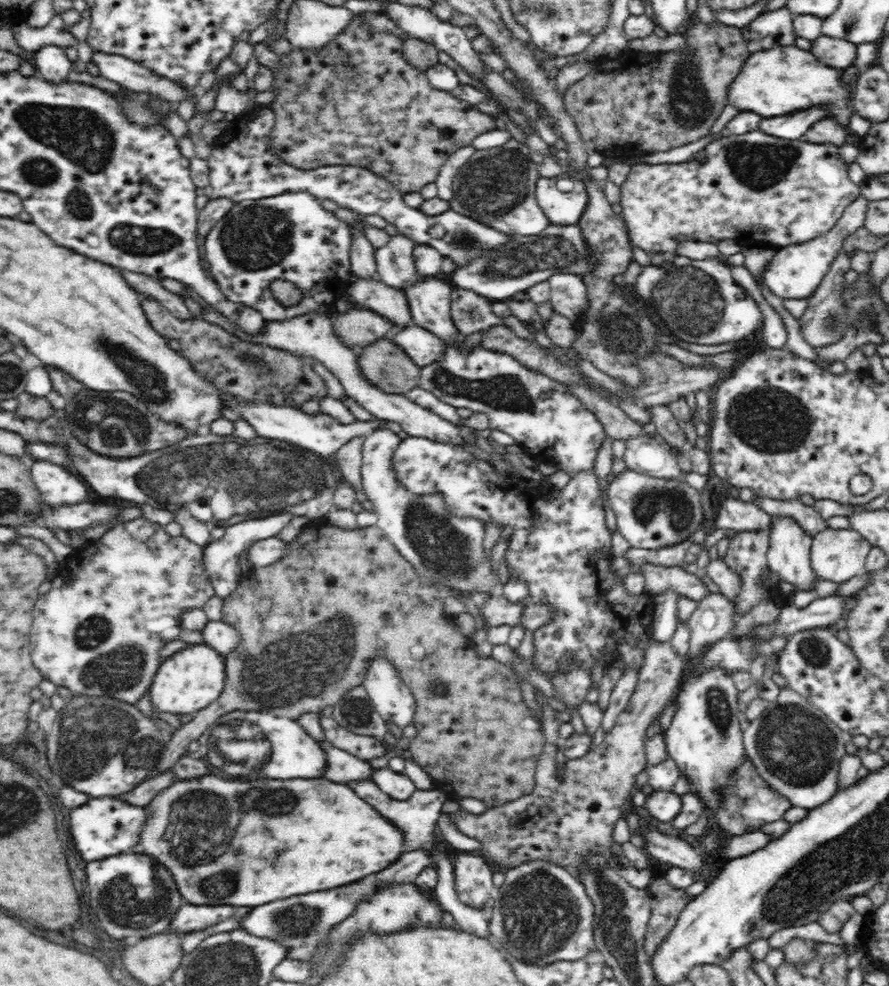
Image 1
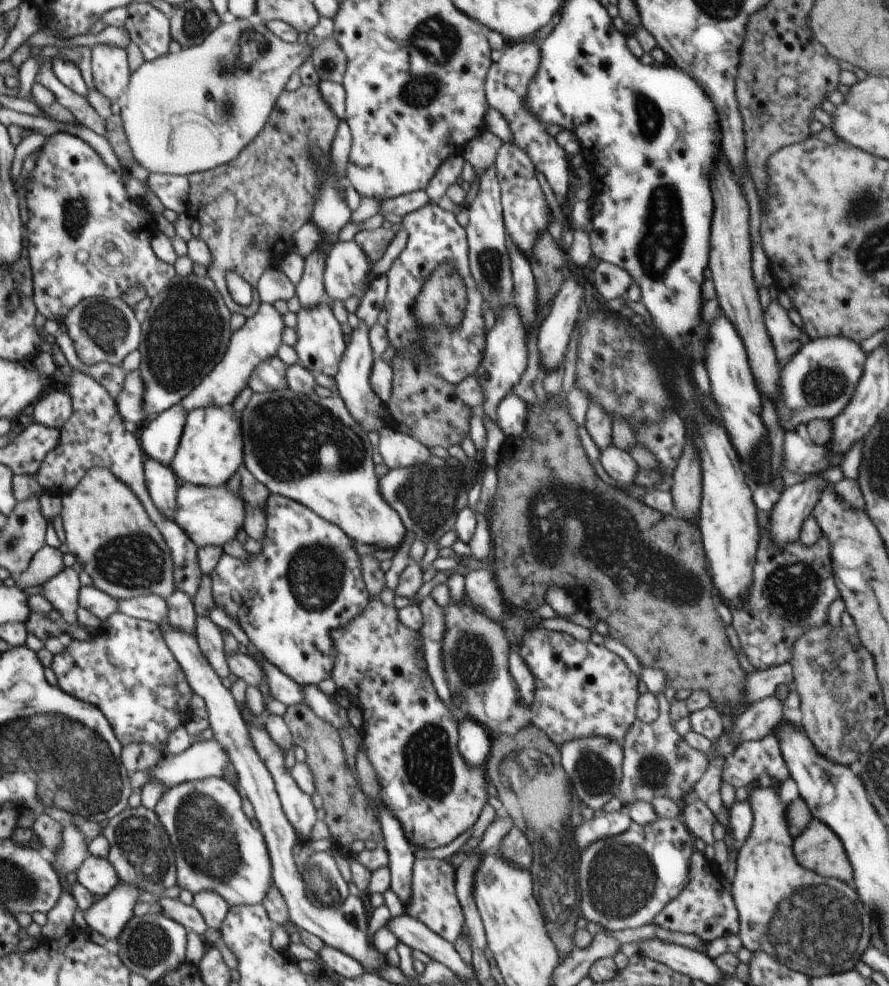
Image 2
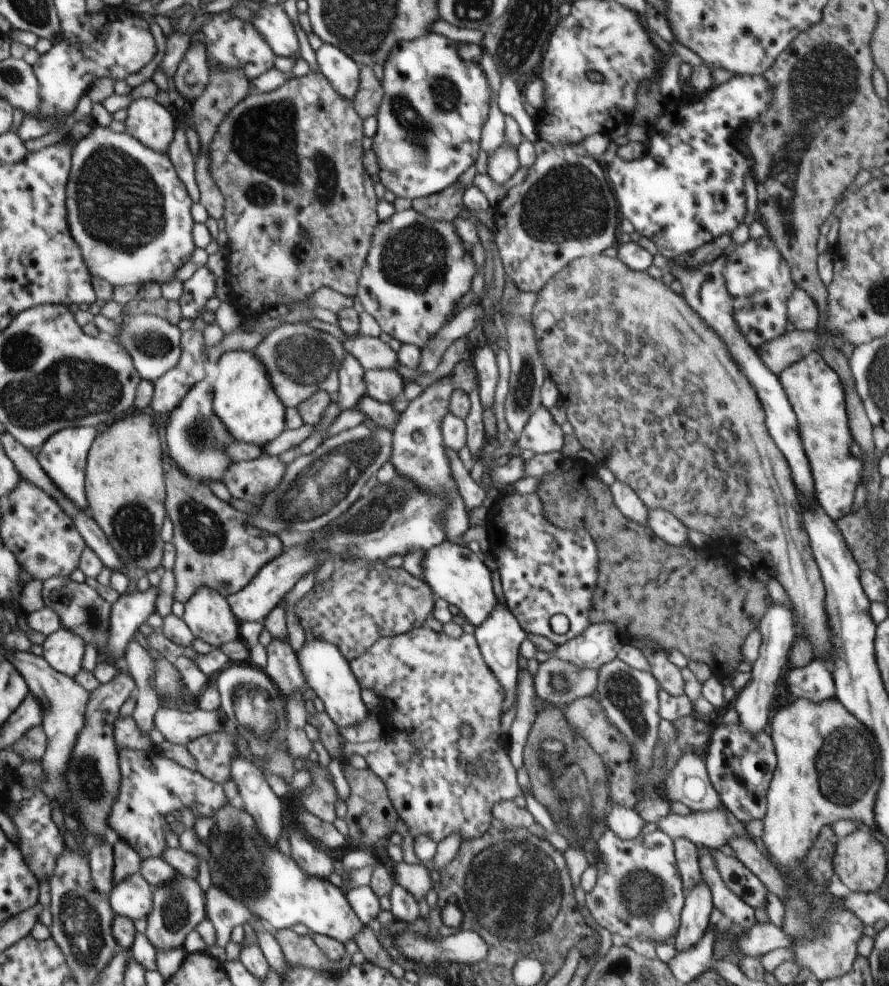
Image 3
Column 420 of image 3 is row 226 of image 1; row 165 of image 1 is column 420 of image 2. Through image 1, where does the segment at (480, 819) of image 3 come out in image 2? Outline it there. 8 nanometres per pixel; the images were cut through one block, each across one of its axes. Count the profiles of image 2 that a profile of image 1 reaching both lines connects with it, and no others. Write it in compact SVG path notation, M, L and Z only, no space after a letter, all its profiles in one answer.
M372 598L368 603L368 606L358 616L352 618L352 621L348 622L348 625L344 628L338 628L333 633L334 646L336 647L335 665L332 669L331 678L336 683L339 689L348 691L348 698L351 702L354 702L363 712L363 737L366 751L366 758L368 762L372 764L372 770L378 778L378 786L381 786L380 800L382 804L386 806L386 810L400 822L402 830L405 832L406 838L414 846L418 848L425 847L426 849L434 850L435 848L448 845L450 842L454 842L455 838L458 838L460 834L466 834L466 830L473 829L474 823L478 820L483 807L489 803L490 797L486 790L488 777L485 773L484 767L468 766L464 762L464 758L460 756L460 750L458 750L458 727L459 723L452 718L450 710L444 706L444 702L440 700L436 690L434 690L434 684L428 676L428 670L426 670L426 660L424 660L424 640L422 640L422 632L419 630L412 630L404 624L400 624L398 620L398 608L391 605L384 605L380 598Z

